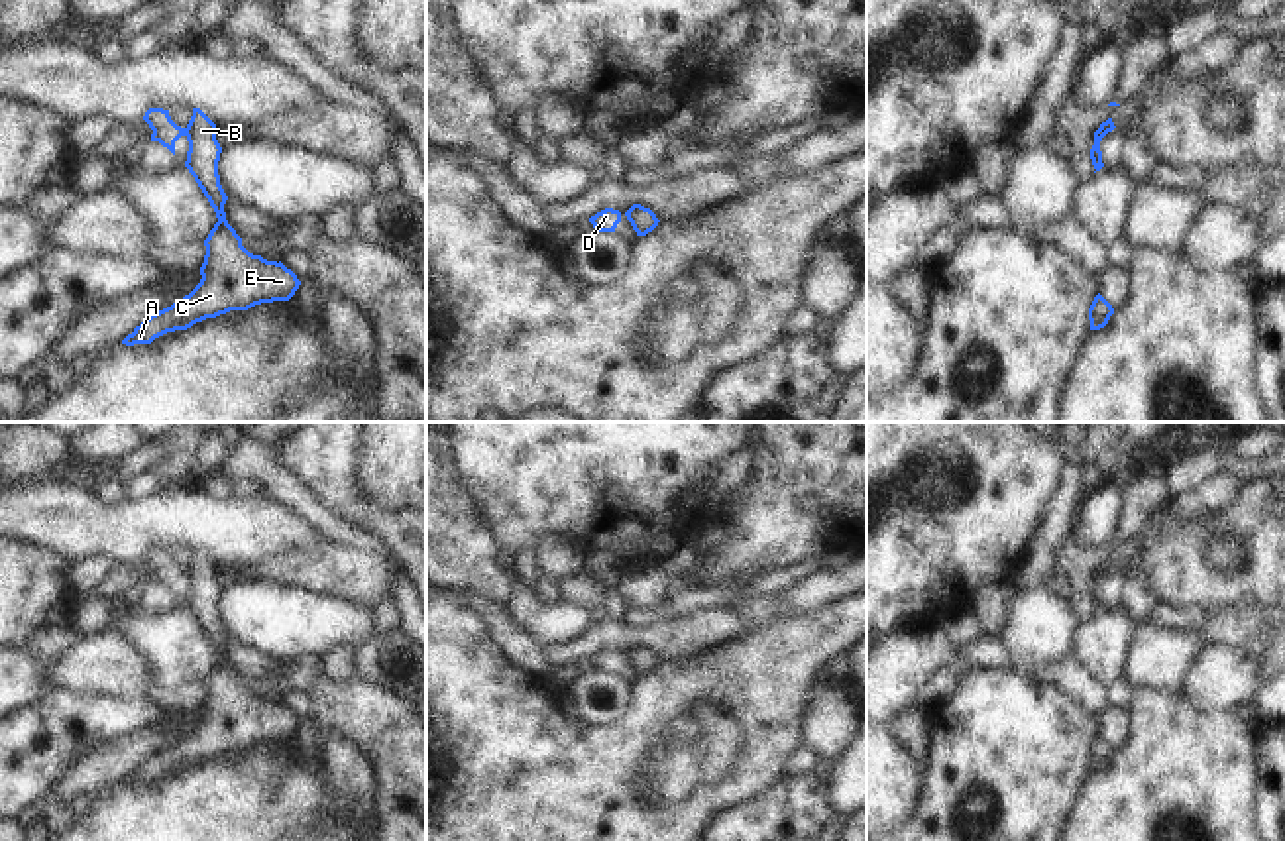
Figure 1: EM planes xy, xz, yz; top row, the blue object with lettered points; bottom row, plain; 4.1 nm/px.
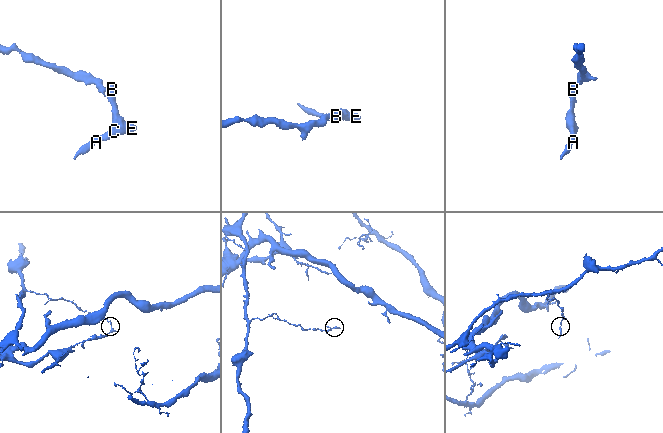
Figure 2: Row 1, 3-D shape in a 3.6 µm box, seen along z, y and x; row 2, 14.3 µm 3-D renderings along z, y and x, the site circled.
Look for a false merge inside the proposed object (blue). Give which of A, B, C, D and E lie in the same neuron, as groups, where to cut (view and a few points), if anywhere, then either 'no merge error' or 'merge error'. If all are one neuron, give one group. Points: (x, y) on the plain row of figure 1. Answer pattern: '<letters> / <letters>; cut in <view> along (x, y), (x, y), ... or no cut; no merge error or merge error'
A B C E / D; cut in xy along (183, 568), (185, 574); merge error

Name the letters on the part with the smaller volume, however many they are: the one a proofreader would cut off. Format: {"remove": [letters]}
{"remove": ["A", "B", "C", "E"]}

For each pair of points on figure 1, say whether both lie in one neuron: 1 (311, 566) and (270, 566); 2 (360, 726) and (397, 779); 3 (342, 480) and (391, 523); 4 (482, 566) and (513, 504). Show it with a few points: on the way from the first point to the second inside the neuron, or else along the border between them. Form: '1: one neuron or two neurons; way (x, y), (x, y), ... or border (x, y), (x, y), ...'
1: one neuron; way (301, 566), (279, 566)
2: one neuron; way (374, 739), (397, 765)
3: one neuron; way (346, 494), (378, 523)
4: two neurons; border (472, 500), (500, 549)

